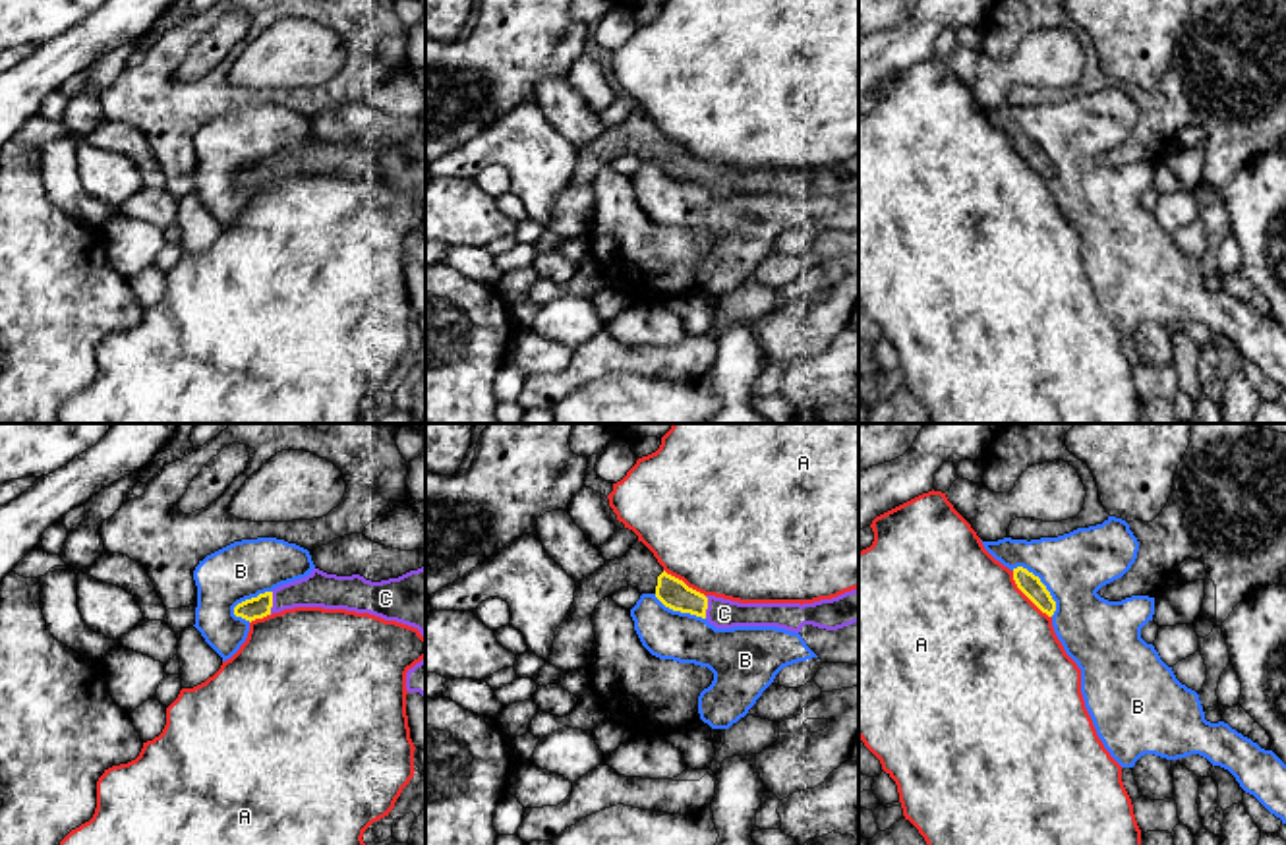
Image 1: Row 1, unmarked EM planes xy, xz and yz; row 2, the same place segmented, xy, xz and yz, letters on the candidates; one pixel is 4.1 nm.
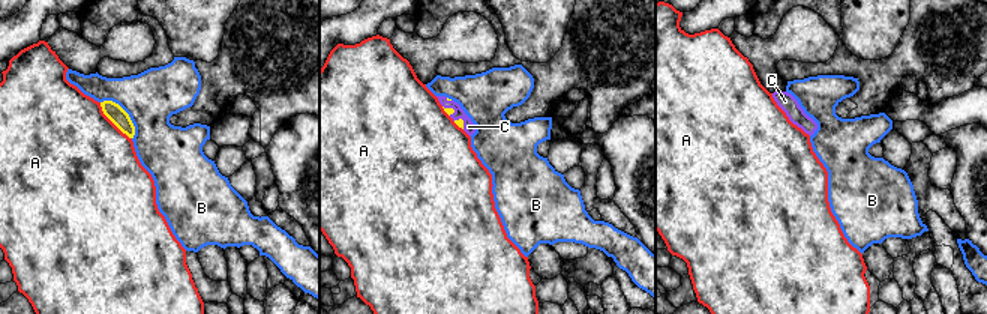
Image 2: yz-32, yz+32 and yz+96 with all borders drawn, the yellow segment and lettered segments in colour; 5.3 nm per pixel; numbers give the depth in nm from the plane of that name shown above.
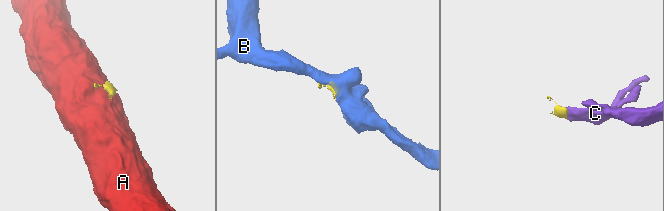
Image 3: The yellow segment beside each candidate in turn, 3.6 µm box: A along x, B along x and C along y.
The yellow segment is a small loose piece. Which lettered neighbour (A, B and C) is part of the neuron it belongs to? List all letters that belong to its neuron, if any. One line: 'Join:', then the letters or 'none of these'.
Join: C

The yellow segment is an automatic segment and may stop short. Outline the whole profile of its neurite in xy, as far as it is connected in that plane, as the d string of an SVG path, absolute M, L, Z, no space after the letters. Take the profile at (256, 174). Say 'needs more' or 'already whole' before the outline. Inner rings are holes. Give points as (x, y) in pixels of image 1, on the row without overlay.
needs more; M425 133L381 149L313 135L306 145L238 170L234 182L251 189L294 174L369 180L414 193L425 205Z

